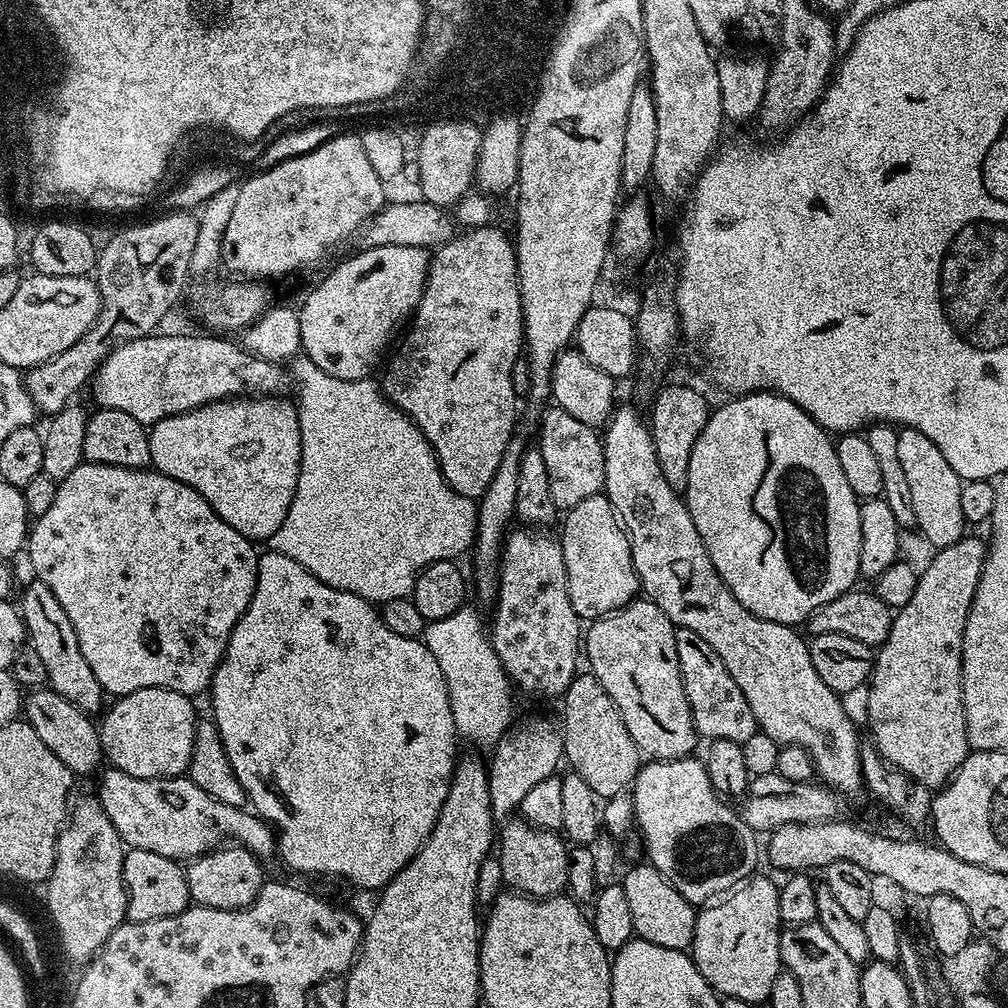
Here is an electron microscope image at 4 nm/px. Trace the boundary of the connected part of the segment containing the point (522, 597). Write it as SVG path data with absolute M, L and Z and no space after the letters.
M520 526L517 532L507 533L498 565L495 604L496 617L492 624L490 620L490 639L509 680L519 691L521 688L532 696L563 697L564 691L578 675L576 663L582 660L582 621L570 602L566 562L555 535L551 536L548 530L533 530L528 526Z

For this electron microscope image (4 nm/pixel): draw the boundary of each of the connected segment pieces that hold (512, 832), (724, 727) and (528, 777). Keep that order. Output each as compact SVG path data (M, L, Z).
M520 818L509 819L505 824L508 825L498 832L498 859L504 884L517 893L533 898L561 895L568 886L570 848L565 837L547 828L536 828Z
M677 628L676 649L678 666L697 733L701 737L708 736L709 741L729 740L735 744L744 744L746 738L750 738L758 731L754 710L750 710L750 702L746 702L746 694L742 694L734 678L730 678L722 658L718 658L718 654L710 650L708 643L689 628Z
M528 720L509 727L504 736L491 749L492 764L487 765L488 789L493 817L508 818L519 809L522 798L542 778L550 778L564 760L564 733L561 725L552 720Z

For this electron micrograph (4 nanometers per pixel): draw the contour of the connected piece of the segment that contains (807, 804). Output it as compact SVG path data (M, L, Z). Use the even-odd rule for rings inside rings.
M774 771L765 776L751 777L742 815L757 833L768 834L787 824L821 824L837 819L841 815L839 799L841 797L823 783L790 782Z

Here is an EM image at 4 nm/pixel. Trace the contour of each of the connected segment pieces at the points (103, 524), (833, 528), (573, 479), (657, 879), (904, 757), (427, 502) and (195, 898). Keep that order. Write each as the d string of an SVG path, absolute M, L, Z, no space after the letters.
M83 462L71 470L66 479L57 483L50 510L35 517L26 541L26 556L28 552L28 560L36 571L35 579L50 586L50 594L54 594L62 610L66 610L66 618L70 618L74 634L78 634L78 646L82 646L82 655L86 657L86 662L90 662L90 670L94 670L94 678L98 678L105 693L112 695L113 692L113 697L119 698L143 688L169 688L192 698L211 685L212 676L224 656L230 634L250 606L250 598L256 589L258 559L257 549L252 548L255 548L253 541L238 534L234 526L222 522L222 518L218 518L210 502L206 502L206 498L202 498L198 490L148 468L123 468Z
M757 390L737 395L736 400L724 404L708 417L702 434L698 434L698 442L694 442L694 450L690 454L690 474L686 489L686 503L690 518L694 518L694 526L710 554L710 562L714 562L714 570L722 578L722 582L732 591L734 598L763 620L778 622L789 626L800 626L807 621L813 612L817 612L826 602L838 598L844 592L853 591L855 580L860 576L860 506L861 501L850 490L850 482L846 482L846 474L842 474L842 462L838 462L838 454L833 437L808 412L803 412L793 400L775 392Z
M552 406L540 420L538 447L550 474L550 494L558 510L567 510L586 502L586 498L601 495L604 486L604 441L597 429L578 422L574 414Z
M650 862L636 864L622 877L630 914L634 917L634 933L639 939L654 942L679 952L691 949L697 909Z
M971 534L939 549L936 557L919 573L910 602L892 617L892 629L879 649L867 685L868 724L872 727L871 743L892 767L904 772L918 784L936 790L949 783L960 763L969 754L968 731L962 698L962 650L966 618L984 569L986 544Z
M303 354L297 355L290 364L290 376L294 386L300 390L298 399L298 422L300 423L300 437L302 438L302 454L300 455L300 473L298 474L298 486L294 490L294 498L290 502L290 510L286 510L286 518L282 526L273 536L269 536L266 544L271 551L278 554L286 554L286 558L294 558L310 574L314 574L322 582L326 582L339 592L349 592L360 596L363 600L379 606L385 604L390 598L411 597L412 588L416 585L416 579L420 571L439 560L456 560L464 551L473 547L476 539L476 514L478 504L471 496L463 496L454 491L446 482L446 478L440 469L440 463L436 460L436 451L430 446L430 442L422 434L422 430L412 417L408 416L395 404L388 401L381 385L375 384L375 379L347 380L346 378L334 378L326 374L326 370L318 370L314 362Z
M221 846L198 856L187 865L188 894L193 905L214 910L249 908L266 882L261 861L248 848Z

